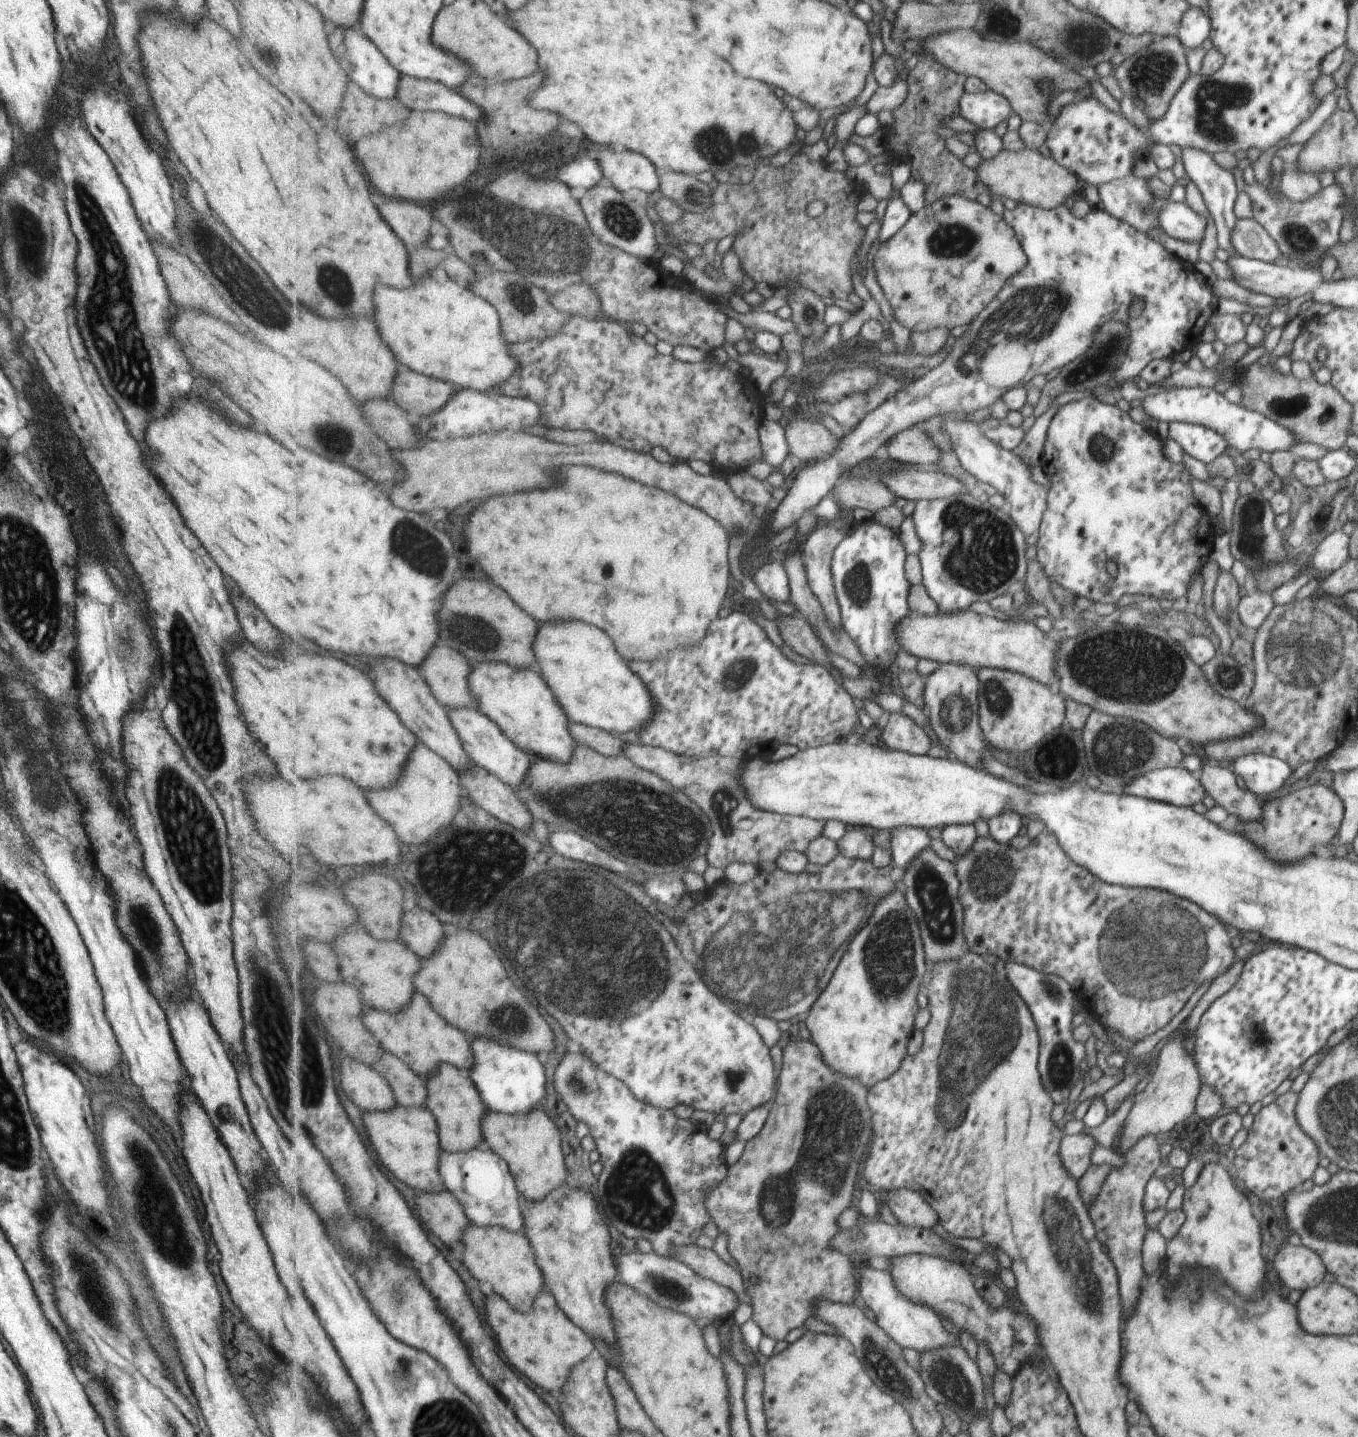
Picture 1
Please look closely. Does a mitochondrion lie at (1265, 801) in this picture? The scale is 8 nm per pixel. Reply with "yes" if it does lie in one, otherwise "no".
no

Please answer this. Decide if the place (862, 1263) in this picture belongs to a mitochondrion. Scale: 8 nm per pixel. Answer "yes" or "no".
no

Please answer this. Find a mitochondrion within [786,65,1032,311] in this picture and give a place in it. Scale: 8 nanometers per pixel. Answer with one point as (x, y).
(958, 240)

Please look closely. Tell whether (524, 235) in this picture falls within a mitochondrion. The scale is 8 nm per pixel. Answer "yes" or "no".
yes

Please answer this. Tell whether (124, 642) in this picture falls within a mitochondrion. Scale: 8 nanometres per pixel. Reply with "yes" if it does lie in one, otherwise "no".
yes

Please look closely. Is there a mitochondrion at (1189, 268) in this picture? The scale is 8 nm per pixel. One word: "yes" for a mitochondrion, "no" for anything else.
no

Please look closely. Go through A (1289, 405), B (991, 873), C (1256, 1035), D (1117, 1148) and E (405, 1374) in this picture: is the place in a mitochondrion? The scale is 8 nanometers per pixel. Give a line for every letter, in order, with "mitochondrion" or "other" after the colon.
A: mitochondrion
B: mitochondrion
C: mitochondrion
D: other
E: mitochondrion

